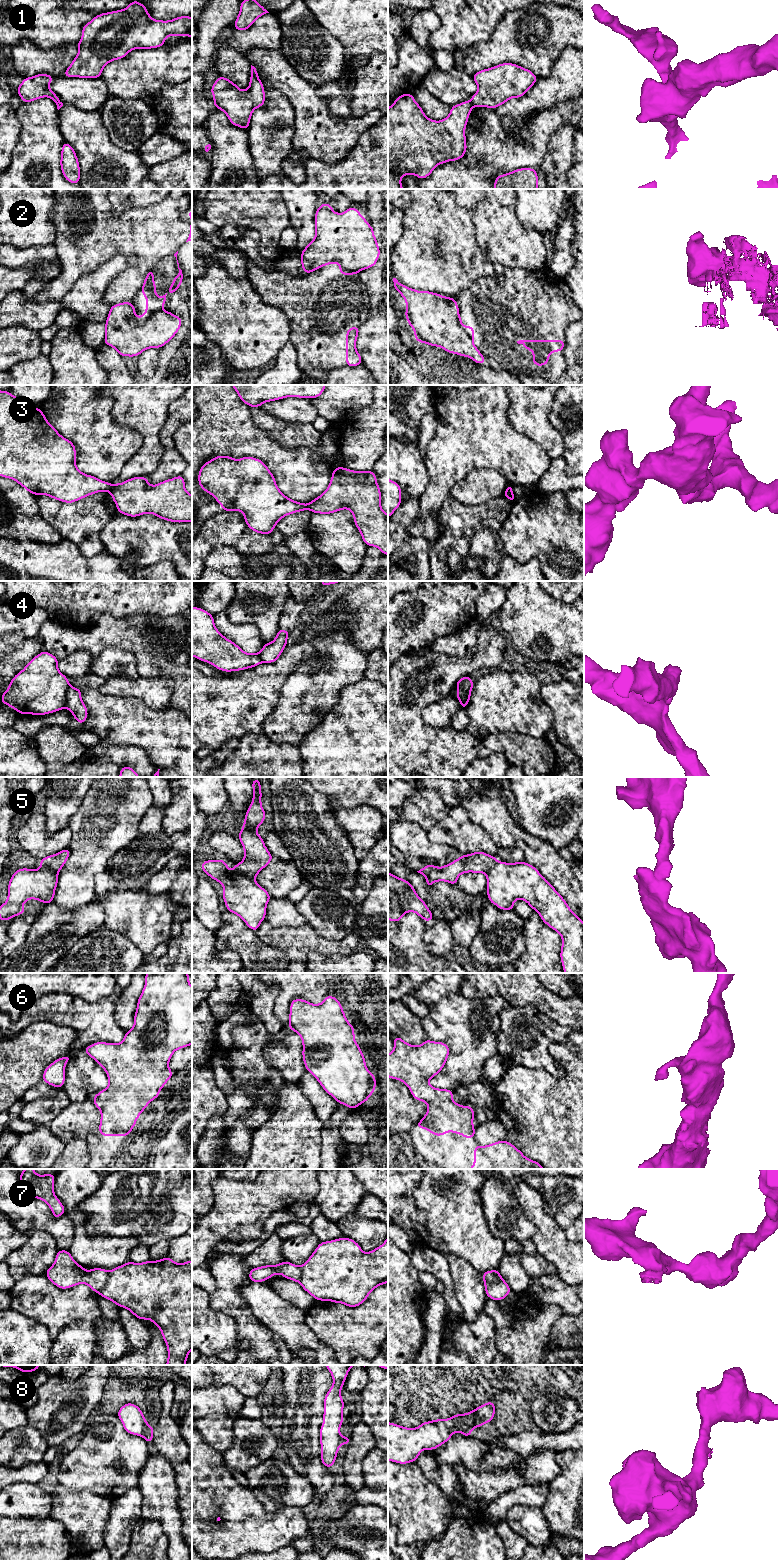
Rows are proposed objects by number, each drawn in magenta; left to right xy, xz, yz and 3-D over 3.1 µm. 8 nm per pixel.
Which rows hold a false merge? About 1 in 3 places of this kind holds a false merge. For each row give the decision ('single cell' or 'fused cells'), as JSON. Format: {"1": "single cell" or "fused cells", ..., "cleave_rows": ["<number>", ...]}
{"1": "fused cells", "2": "fused cells", "3": "fused cells", "4": "fused cells", "5": "fused cells", "6": "single cell", "7": "fused cells", "8": "single cell", "cleave_rows": ["1", "2", "3", "4", "5", "7"]}

